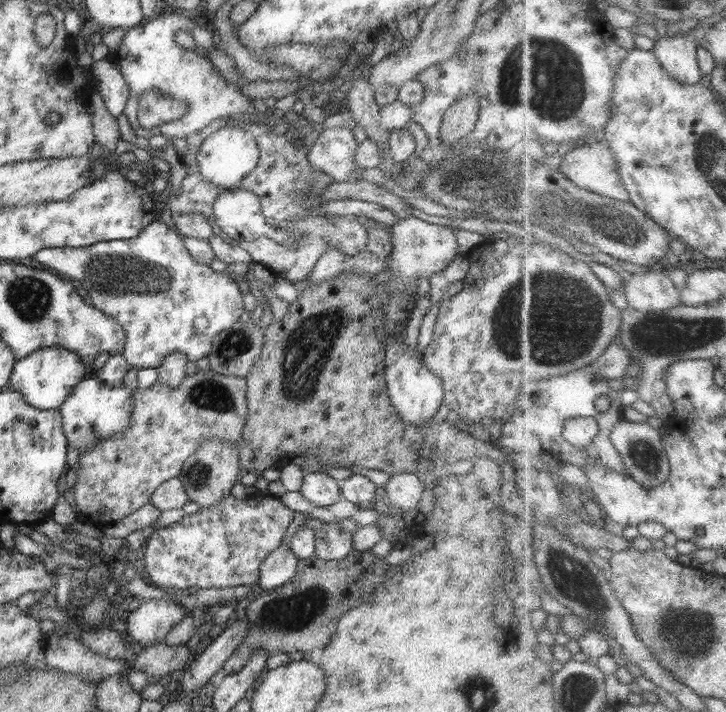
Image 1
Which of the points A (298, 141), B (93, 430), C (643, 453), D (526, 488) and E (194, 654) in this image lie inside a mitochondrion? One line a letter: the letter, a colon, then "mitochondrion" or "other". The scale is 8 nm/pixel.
A: other
B: mitochondrion
C: mitochondrion
D: other
E: other

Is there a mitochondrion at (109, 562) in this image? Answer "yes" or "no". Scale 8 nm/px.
no

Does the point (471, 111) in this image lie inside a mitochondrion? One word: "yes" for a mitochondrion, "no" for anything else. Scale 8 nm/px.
no

